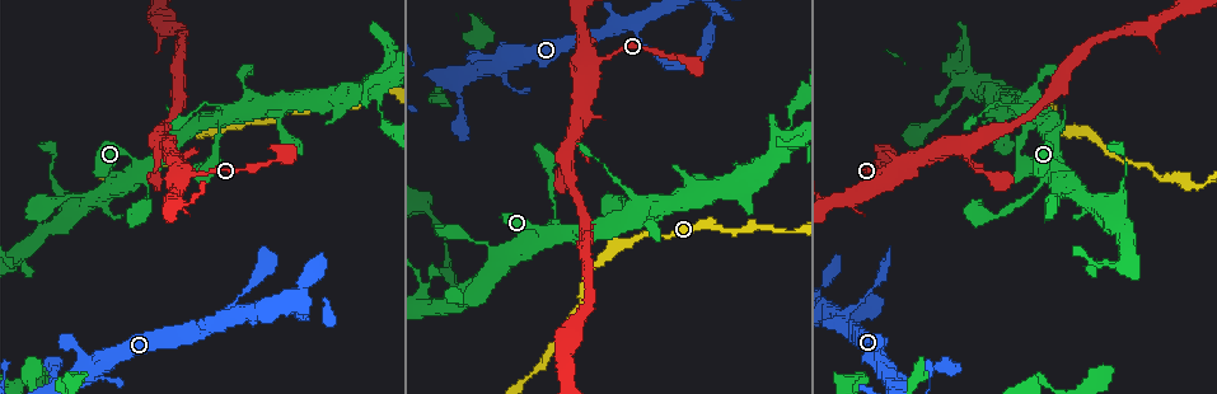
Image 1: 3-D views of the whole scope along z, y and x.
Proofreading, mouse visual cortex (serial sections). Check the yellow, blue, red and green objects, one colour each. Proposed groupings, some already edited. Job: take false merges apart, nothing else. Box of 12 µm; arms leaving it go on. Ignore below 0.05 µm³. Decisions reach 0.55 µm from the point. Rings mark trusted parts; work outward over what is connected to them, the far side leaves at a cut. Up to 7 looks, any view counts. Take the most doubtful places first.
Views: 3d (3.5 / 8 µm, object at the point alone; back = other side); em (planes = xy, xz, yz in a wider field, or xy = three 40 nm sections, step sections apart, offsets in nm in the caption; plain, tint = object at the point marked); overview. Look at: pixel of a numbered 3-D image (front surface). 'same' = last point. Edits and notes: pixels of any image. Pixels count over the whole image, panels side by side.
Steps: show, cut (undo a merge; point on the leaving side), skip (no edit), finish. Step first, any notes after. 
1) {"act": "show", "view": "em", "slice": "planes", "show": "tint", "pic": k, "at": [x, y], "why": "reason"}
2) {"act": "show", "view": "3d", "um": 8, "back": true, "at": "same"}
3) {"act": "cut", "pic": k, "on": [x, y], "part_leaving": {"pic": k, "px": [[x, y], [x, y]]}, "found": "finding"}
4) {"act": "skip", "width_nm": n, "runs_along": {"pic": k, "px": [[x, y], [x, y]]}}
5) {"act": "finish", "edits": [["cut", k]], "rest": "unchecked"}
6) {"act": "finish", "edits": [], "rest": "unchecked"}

{"act": "show", "view": "3d", "um": 3.5, "back": true, "pic": 1, "at": [1053, 165], "why": "thin neck"}

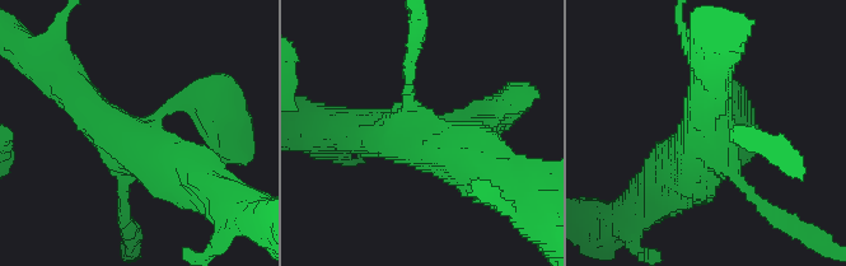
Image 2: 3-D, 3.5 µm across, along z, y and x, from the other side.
{"act": "show", "view": "em", "slice": "xy", "step": 2, "show": "tint", "pic": 2, "at": [703, 139], "arms": 4, "arm_widths_nm": [150, 250, 450, 600], "why": "now the EM"}

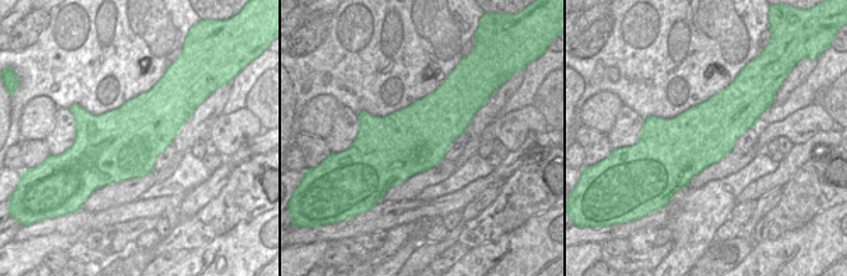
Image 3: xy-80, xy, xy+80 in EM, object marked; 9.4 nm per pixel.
{"act": "skip", "width_nm": 600, "runs_along": {"pic": 2, "px": [[490, 113], [420, 136], [354, 130]]}, "found": "continuous, no second cell"}

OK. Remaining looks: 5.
{"act": "show", "view": "3d", "um": 8, "pic": 1, "at": [884, 156], "why": "abrupt turn"}

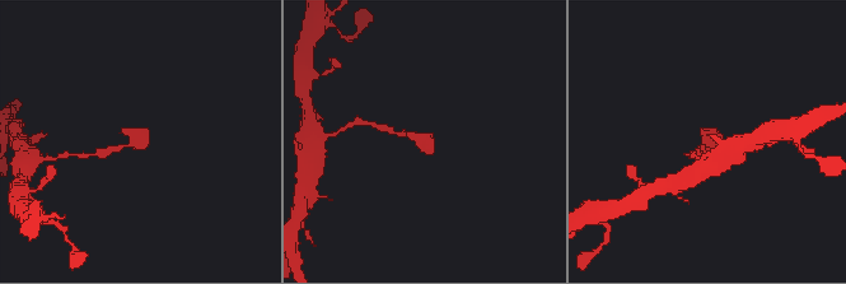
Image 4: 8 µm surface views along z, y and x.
{"act": "show", "view": "3d", "um": 3.5, "pic": 4, "at": [707, 138], "why": "closer look"}

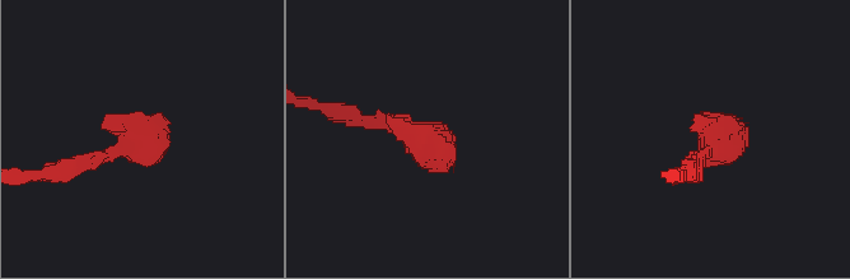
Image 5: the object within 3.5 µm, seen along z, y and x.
{"act": "show", "view": "em", "slice": "xy", "step": 2, "show": "tint", "pic": 5, "at": [717, 135], "why": "now the EM"}

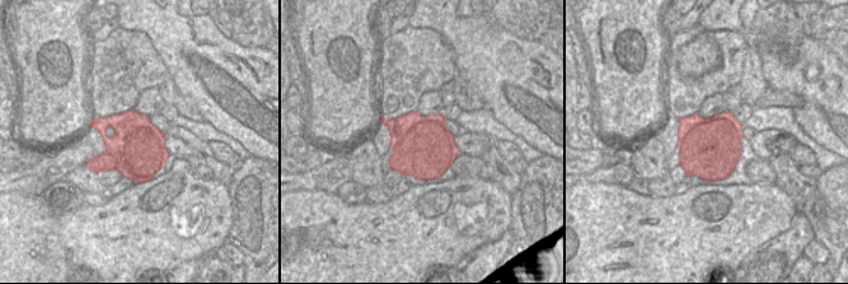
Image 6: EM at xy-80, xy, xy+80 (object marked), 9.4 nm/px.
{"act": "skip", "runs_along": {"pic": 5, "px": [[65, 168], [140, 133], [104, 125]]}, "found": "one cell here"}

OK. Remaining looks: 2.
{"act": "show", "view": "em", "slice": "xy", "step": 3, "show": "tint", "pic": 1, "at": [780, 152]}

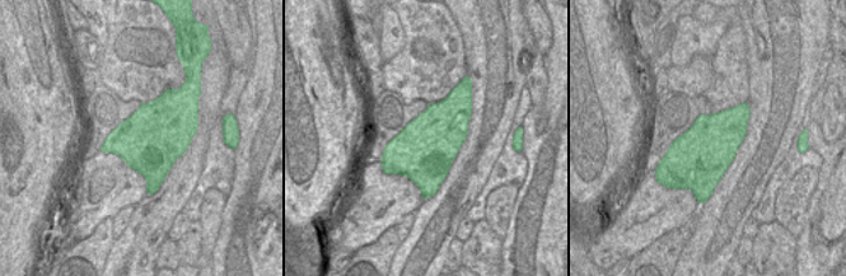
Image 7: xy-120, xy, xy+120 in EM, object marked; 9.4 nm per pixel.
{"act": "show", "view": "3d", "um": 3.5, "at": "same"}

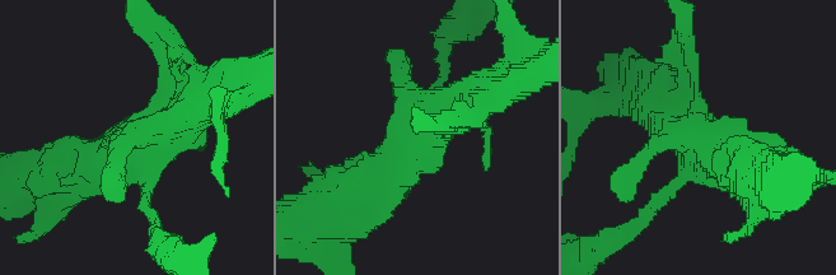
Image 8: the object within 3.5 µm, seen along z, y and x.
{"act": "skip", "found": "continuous, no second cell"}

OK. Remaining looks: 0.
{"act": "finish", "edits": [], "rest": "unchecked"}

